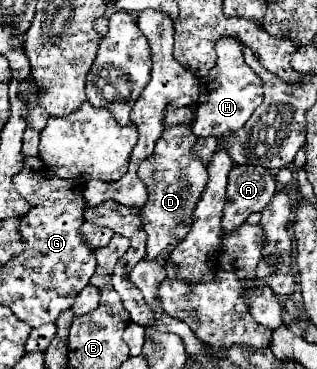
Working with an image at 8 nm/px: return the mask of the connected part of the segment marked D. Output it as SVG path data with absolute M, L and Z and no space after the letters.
M176 124L170 126L162 132L162 136L156 142L154 154L144 160L140 168L140 178L144 180L150 196L146 206L140 210L142 218L142 228L148 234L148 244L146 244L146 256L144 260L156 260L158 256L166 256L164 260L164 270L166 270L166 280L178 278L178 264L170 262L170 252L182 242L182 238L190 232L194 220L194 208L206 188L208 182L208 172L200 156L194 152L194 146L198 142L198 136L192 132L190 124Z

